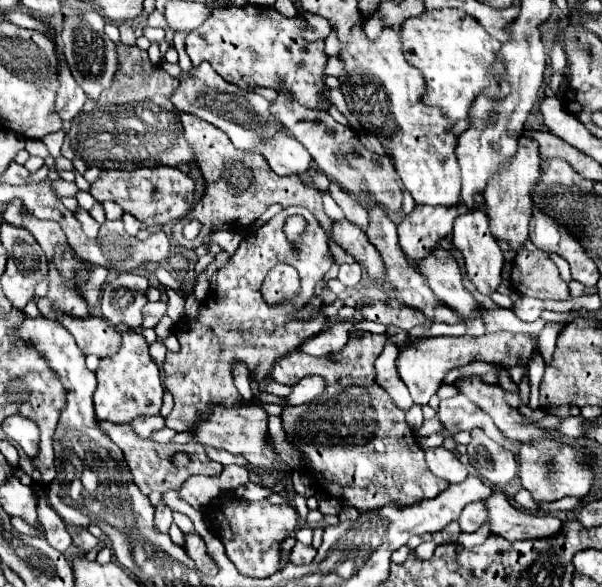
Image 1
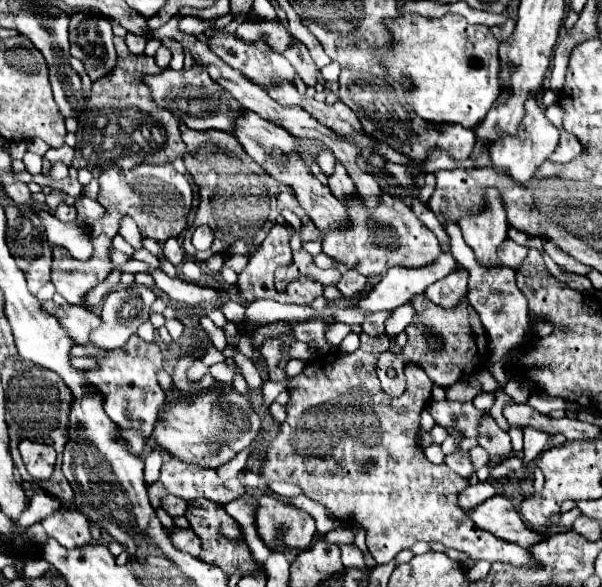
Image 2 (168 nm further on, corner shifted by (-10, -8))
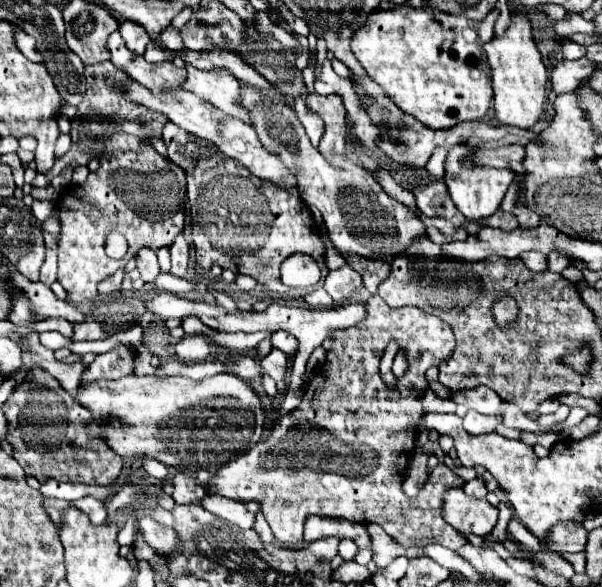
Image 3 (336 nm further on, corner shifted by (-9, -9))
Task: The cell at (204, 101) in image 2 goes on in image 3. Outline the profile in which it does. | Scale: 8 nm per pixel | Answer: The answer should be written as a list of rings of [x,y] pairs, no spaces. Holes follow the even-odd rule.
[[[118,31],[108,37],[108,49],[112,53],[112,63],[132,75],[140,85],[146,85],[146,89],[154,89],[154,93],[160,93],[162,89],[176,87],[178,79],[174,79],[174,63],[146,63],[144,57],[138,57],[126,49]]]

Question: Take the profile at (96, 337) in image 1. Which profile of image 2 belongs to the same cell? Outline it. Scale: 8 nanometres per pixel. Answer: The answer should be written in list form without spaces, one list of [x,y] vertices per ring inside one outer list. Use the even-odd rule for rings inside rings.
[[[47,300],[43,302],[43,308],[51,312],[59,320],[59,324],[71,334],[71,338],[79,344],[89,344],[89,332],[101,324],[99,316],[85,306],[59,306],[53,300]]]

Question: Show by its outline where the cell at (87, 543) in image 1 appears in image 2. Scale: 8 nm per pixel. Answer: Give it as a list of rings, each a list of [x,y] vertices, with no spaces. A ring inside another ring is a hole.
[[[61,510],[51,516],[47,516],[43,522],[43,528],[49,538],[55,538],[65,548],[77,548],[91,544],[91,532],[89,532],[89,520],[79,510]]]

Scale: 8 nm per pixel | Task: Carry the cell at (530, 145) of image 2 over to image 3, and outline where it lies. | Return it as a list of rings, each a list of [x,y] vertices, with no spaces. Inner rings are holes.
[[[512,9],[512,23],[504,35],[494,37],[484,45],[490,63],[494,85],[494,117],[502,125],[516,125],[530,131],[544,115],[544,91],[548,83],[546,67],[532,39],[532,27],[526,19],[526,9]]]

